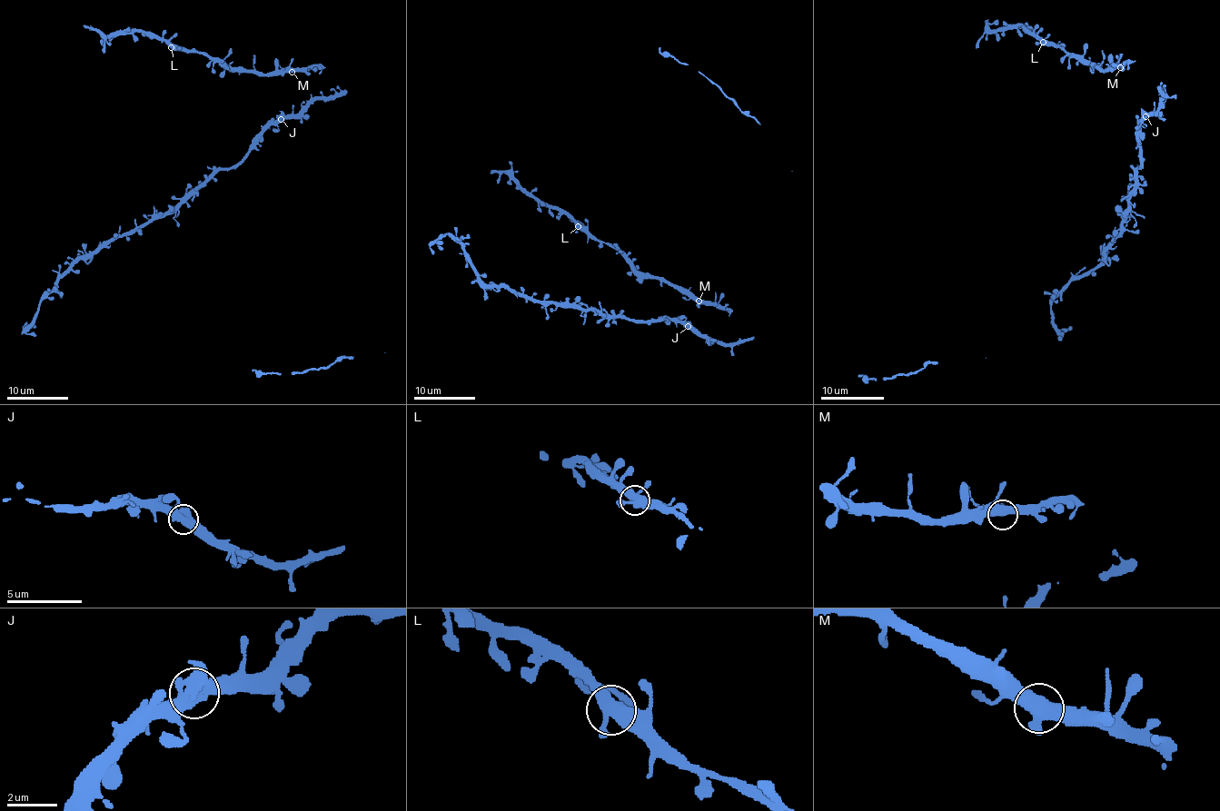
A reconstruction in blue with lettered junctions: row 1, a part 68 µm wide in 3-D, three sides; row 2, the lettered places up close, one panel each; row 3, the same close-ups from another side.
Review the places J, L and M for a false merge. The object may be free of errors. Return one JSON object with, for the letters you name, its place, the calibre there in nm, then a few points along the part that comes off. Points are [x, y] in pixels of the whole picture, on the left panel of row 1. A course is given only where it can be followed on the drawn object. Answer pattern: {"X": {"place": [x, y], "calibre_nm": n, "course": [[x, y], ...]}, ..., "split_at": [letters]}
{"split_at": []}

